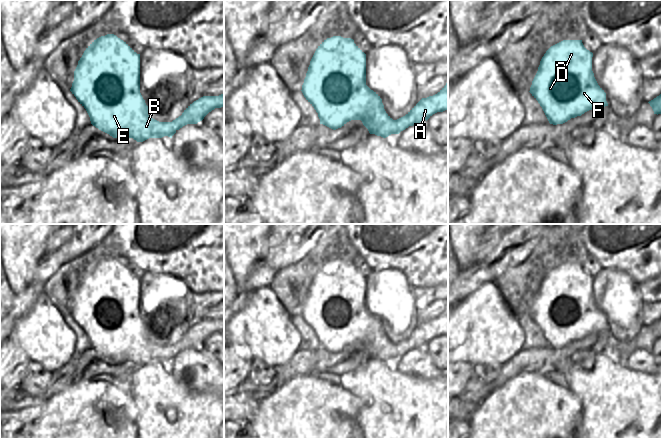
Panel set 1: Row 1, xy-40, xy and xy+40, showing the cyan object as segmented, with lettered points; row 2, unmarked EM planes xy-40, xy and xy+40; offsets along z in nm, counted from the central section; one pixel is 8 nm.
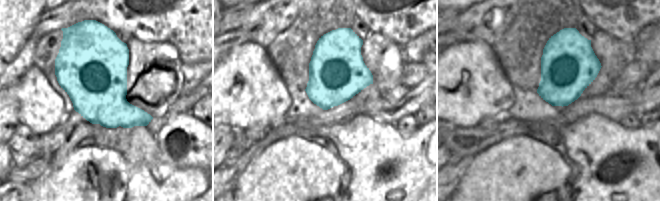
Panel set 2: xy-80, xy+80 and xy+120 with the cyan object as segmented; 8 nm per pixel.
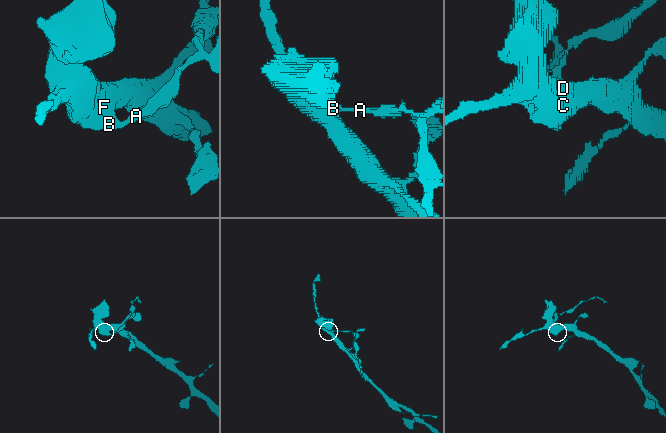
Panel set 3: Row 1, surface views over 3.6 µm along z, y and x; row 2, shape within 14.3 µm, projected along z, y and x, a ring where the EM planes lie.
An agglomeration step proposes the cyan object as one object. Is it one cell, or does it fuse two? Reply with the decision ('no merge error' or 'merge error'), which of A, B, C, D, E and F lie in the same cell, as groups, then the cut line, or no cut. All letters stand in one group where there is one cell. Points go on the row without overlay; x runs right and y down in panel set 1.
merge error; groups A / B C D E F; cut xy (395, 344), (400, 355)

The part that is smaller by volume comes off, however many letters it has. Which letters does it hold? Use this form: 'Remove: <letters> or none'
Remove: A

